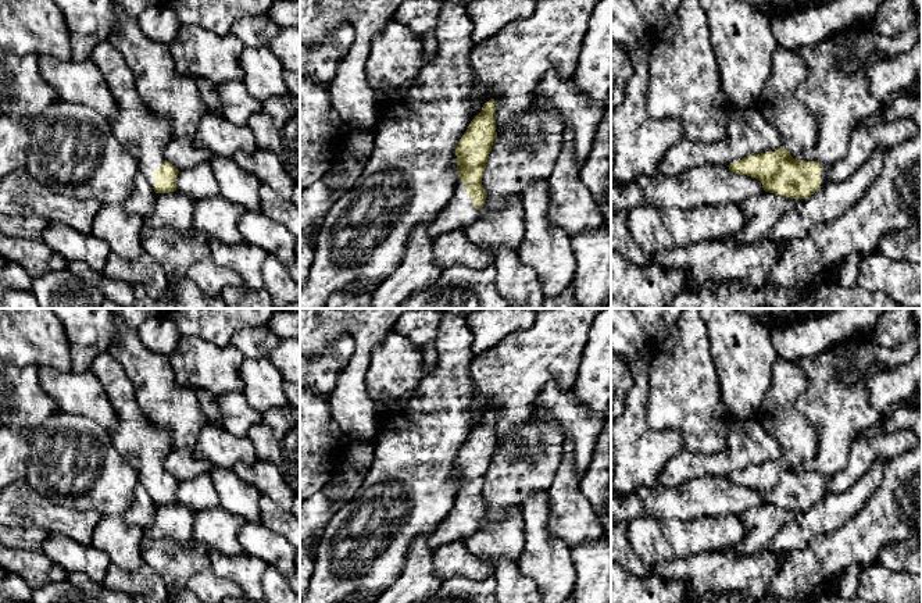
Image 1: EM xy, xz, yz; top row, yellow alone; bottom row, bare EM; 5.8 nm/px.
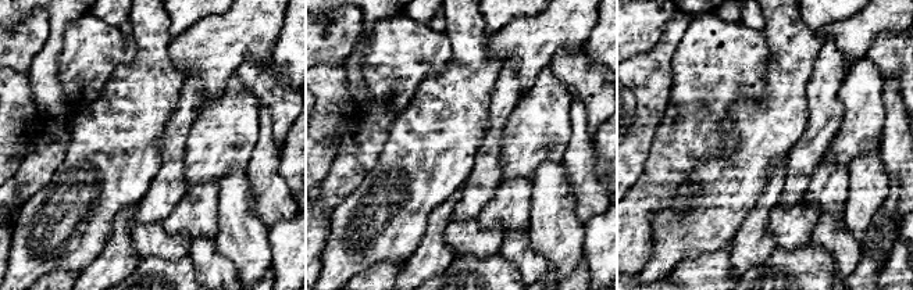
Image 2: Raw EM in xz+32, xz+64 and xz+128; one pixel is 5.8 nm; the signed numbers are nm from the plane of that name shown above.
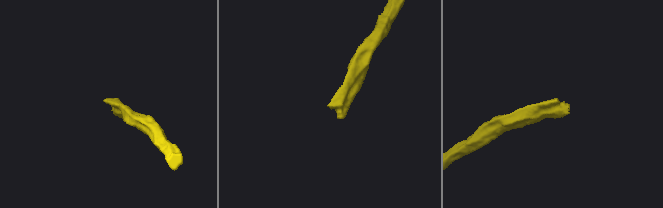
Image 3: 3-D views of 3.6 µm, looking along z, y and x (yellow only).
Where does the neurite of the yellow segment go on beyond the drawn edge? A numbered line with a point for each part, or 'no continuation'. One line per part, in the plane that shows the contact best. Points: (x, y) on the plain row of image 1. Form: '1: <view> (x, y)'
1: xz (458, 524)

